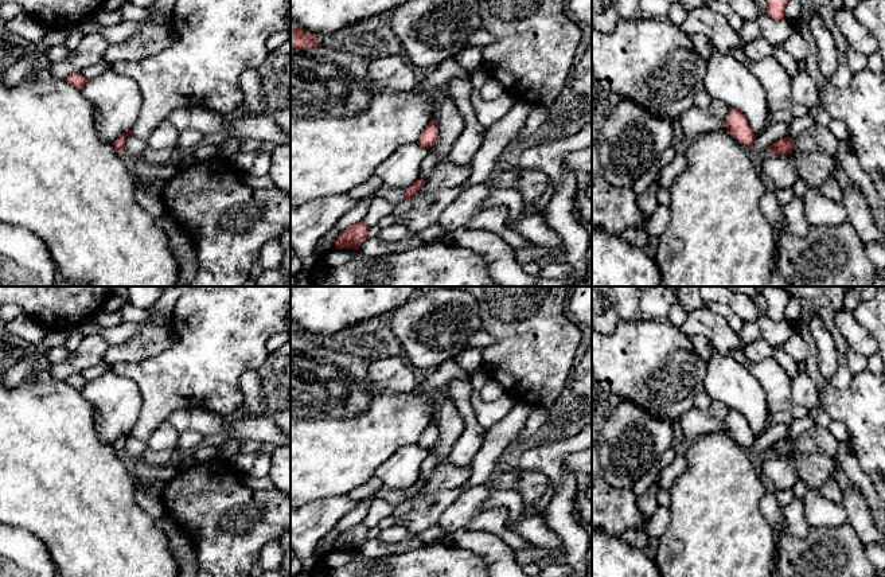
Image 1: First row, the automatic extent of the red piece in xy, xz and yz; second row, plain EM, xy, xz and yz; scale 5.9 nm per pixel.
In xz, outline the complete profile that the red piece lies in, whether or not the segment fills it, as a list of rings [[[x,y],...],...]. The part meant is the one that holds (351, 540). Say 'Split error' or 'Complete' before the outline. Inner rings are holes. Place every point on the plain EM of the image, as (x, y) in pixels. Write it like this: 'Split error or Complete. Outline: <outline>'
Complete. Outline: [[[363,522],[352,526],[350,530],[342,533],[335,542],[336,550],[354,550],[359,551],[360,546],[367,539],[369,526]]]

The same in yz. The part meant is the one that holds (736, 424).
Complete. Outline: [[[730,409],[726,417],[725,429],[733,436],[733,438],[746,449],[751,449],[756,441],[748,421],[737,410]]]

